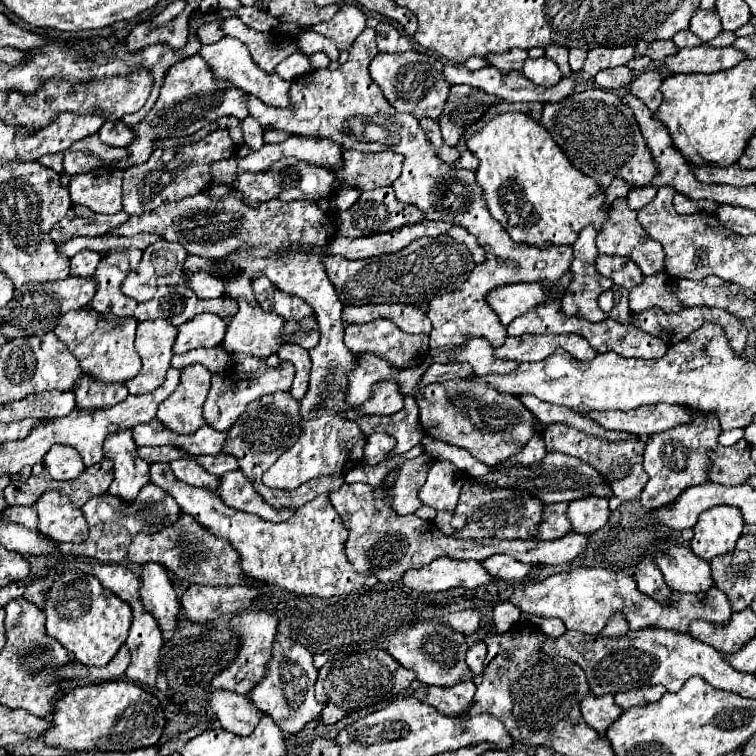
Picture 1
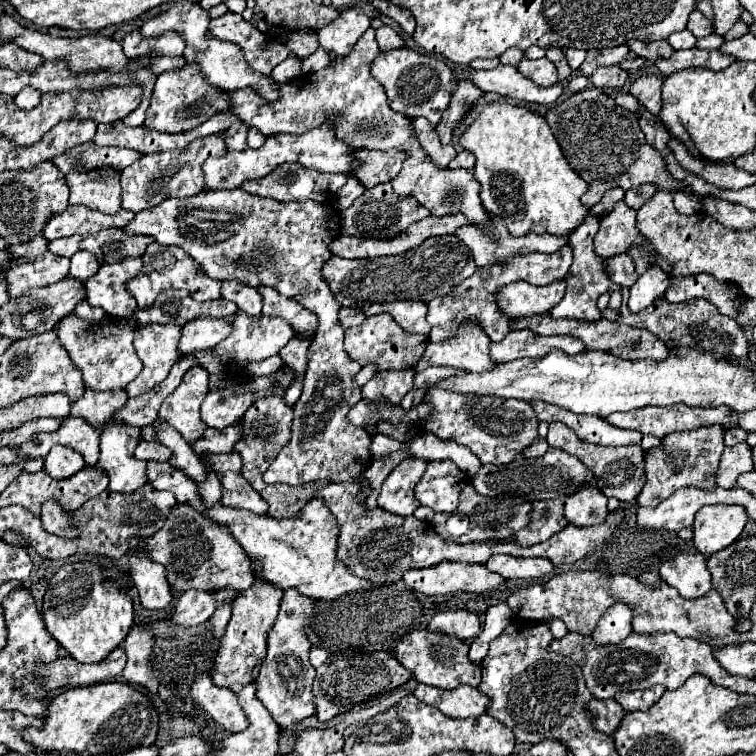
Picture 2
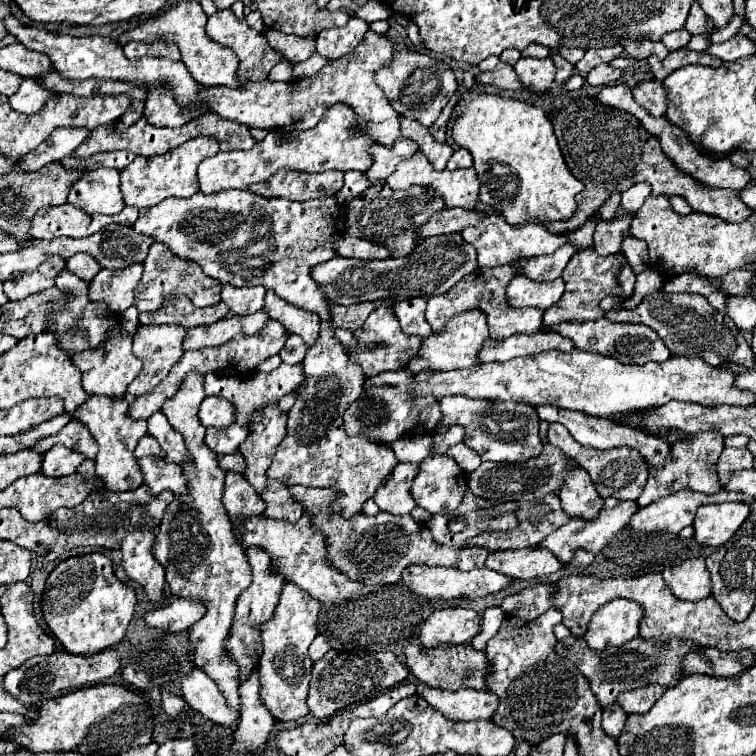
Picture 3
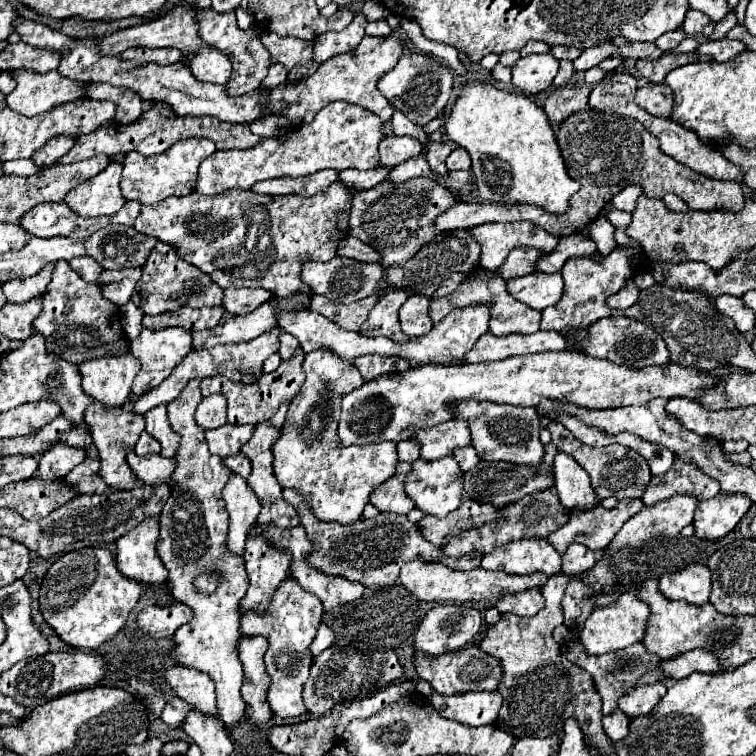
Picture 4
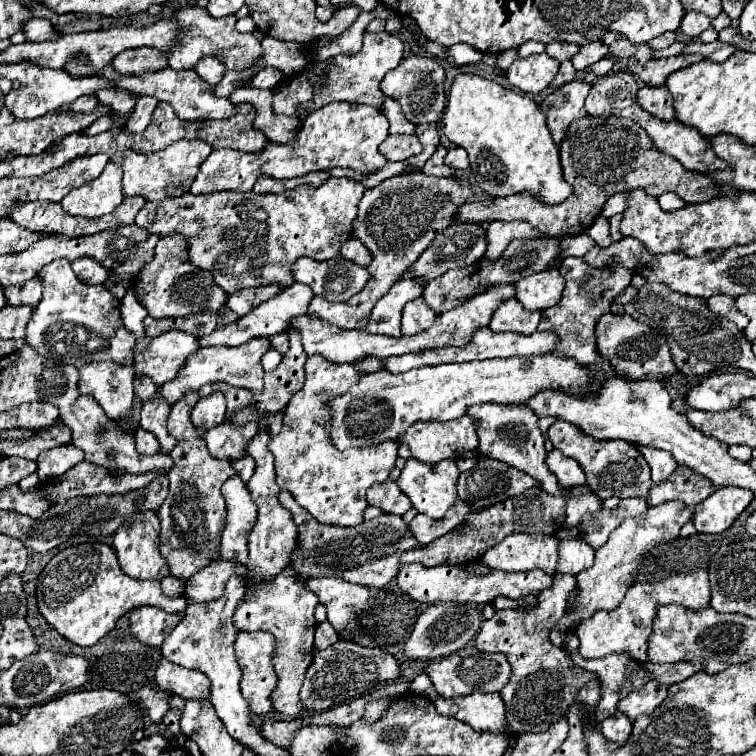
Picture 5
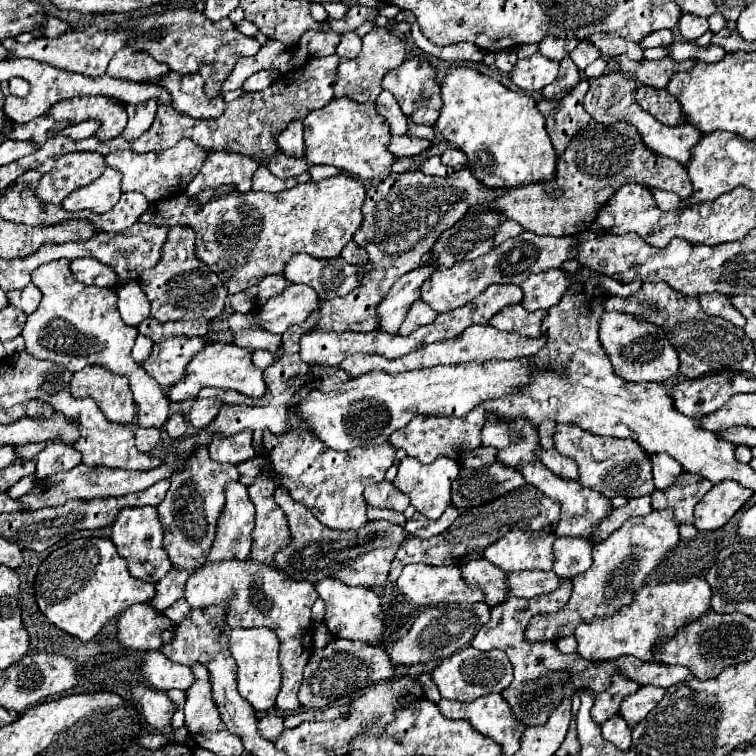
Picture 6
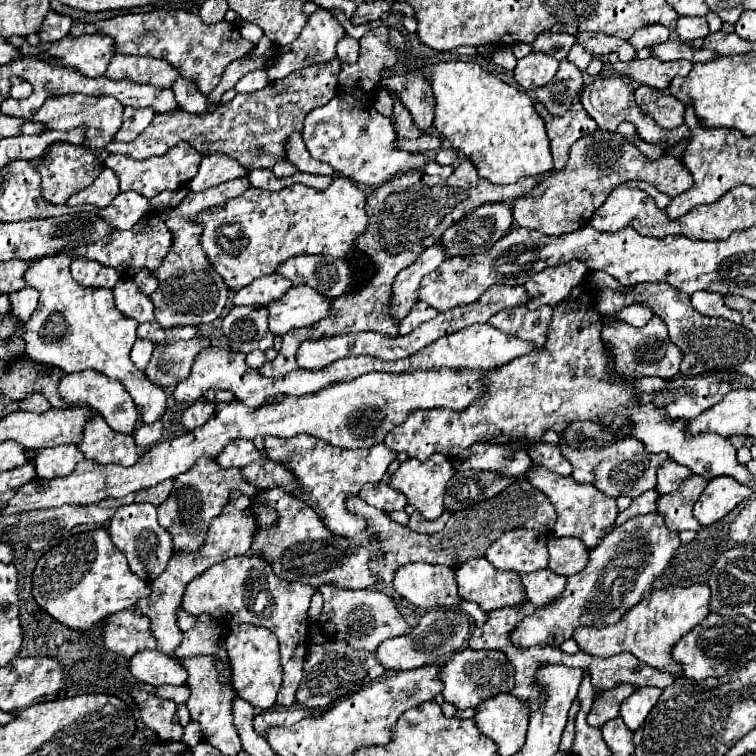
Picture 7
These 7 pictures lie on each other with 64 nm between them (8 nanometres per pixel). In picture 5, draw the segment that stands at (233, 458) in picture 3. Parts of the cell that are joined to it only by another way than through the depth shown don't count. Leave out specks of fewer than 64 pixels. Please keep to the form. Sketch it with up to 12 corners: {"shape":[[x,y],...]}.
{"shape":[[250,456],[232,460],[236,470],[244,482],[248,482],[254,474],[254,458]]}

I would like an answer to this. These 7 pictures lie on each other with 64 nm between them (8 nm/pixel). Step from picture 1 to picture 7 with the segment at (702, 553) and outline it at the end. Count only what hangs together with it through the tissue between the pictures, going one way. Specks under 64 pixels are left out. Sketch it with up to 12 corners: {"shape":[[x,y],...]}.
{"shape":[[714,478],[694,504],[702,526],[730,514],[752,488]]}

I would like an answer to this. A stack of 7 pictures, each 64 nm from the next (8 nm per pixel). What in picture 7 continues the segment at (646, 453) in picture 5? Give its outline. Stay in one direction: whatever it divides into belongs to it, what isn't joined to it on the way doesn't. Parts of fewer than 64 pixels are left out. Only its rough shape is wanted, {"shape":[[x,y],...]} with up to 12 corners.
{"shape":[[664,460],[658,466],[656,490],[672,492],[690,470],[674,460]]}

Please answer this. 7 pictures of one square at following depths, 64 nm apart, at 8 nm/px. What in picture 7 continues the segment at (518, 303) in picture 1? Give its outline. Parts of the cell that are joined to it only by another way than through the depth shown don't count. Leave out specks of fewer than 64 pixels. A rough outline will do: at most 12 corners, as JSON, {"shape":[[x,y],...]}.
{"shape":[[584,262],[546,268],[524,284],[526,308],[556,306],[588,268]]}

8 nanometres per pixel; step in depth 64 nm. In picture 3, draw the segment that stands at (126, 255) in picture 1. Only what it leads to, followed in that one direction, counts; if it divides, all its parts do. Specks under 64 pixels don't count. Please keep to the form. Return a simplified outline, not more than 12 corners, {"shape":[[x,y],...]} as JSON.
{"shape":[[142,264],[102,268],[88,284],[88,298],[114,312],[134,304]]}

